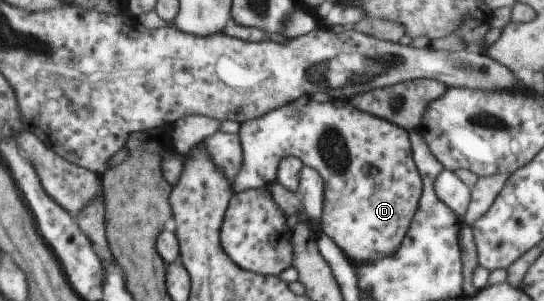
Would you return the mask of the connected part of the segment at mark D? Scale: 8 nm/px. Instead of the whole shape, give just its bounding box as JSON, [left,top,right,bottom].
[233,95,423,264]

